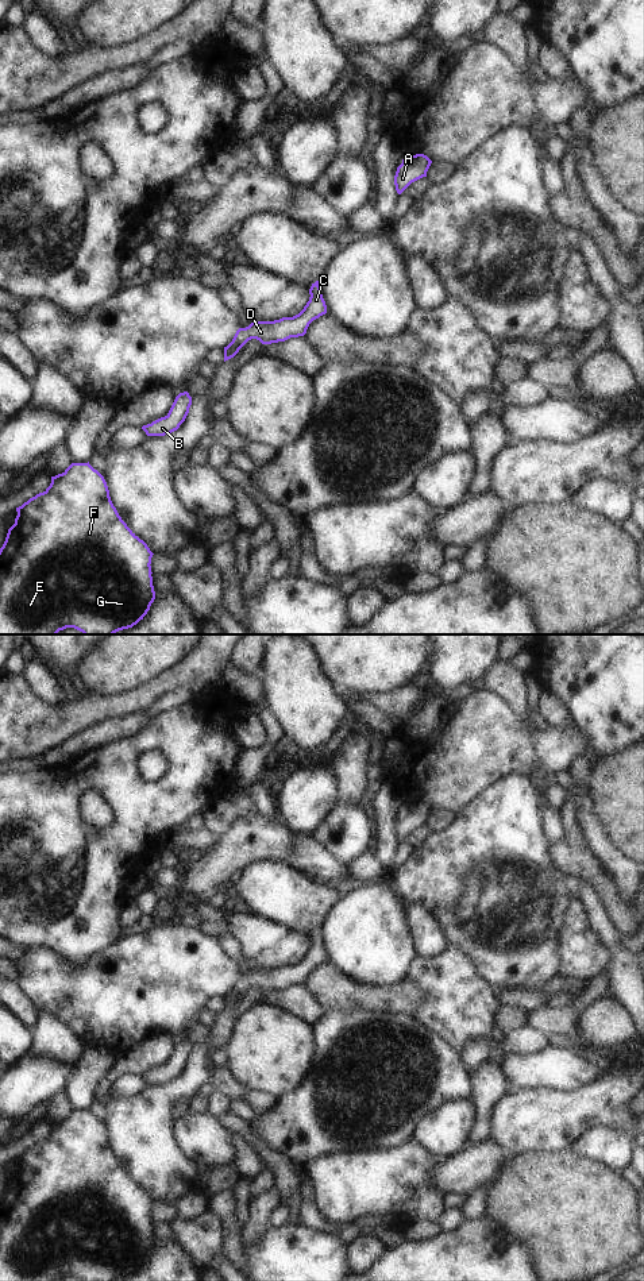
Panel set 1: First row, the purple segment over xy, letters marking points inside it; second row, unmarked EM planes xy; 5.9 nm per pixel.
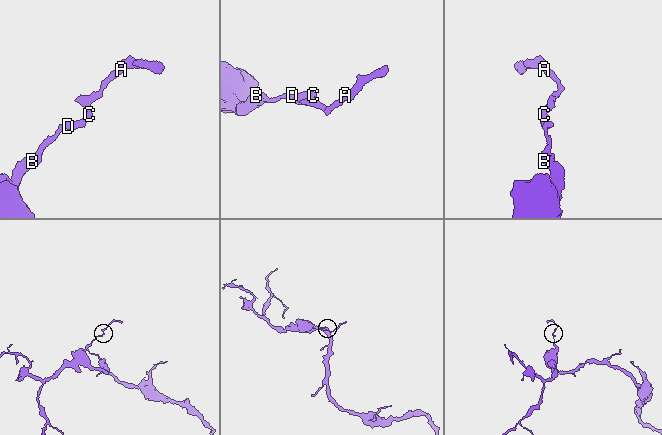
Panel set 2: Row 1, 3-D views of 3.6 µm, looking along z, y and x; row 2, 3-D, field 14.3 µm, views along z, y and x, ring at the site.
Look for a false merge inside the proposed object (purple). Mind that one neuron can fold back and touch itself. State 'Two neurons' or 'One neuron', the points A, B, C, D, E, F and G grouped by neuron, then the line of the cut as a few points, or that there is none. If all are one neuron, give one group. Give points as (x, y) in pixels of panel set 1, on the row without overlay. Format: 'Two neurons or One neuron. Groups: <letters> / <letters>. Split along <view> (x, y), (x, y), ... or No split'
One neuron. Groups: A B C D E F G. No split

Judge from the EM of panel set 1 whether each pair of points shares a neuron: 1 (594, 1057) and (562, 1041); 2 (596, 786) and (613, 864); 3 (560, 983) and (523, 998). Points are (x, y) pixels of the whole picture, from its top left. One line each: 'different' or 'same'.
1: same
2: different
3: same

